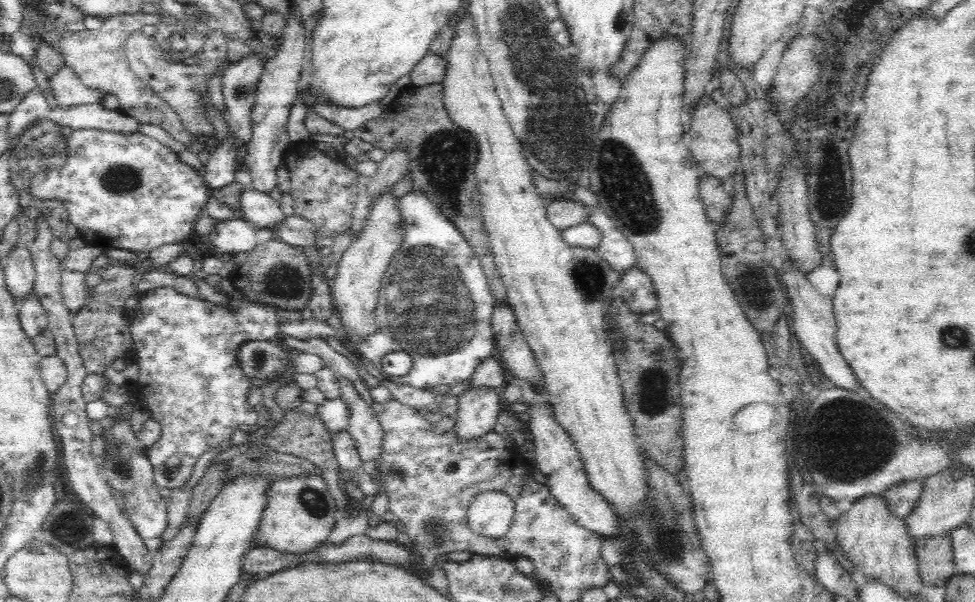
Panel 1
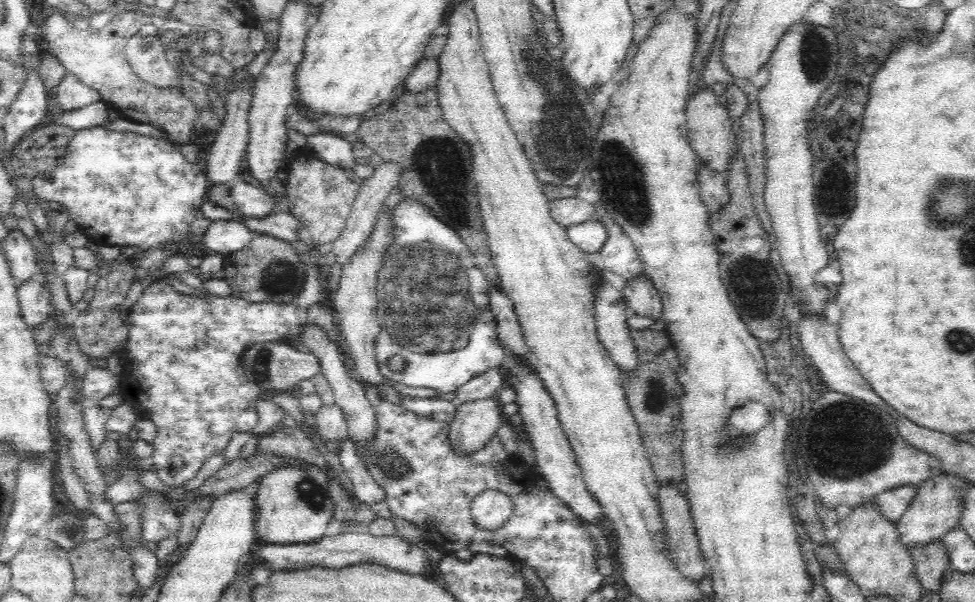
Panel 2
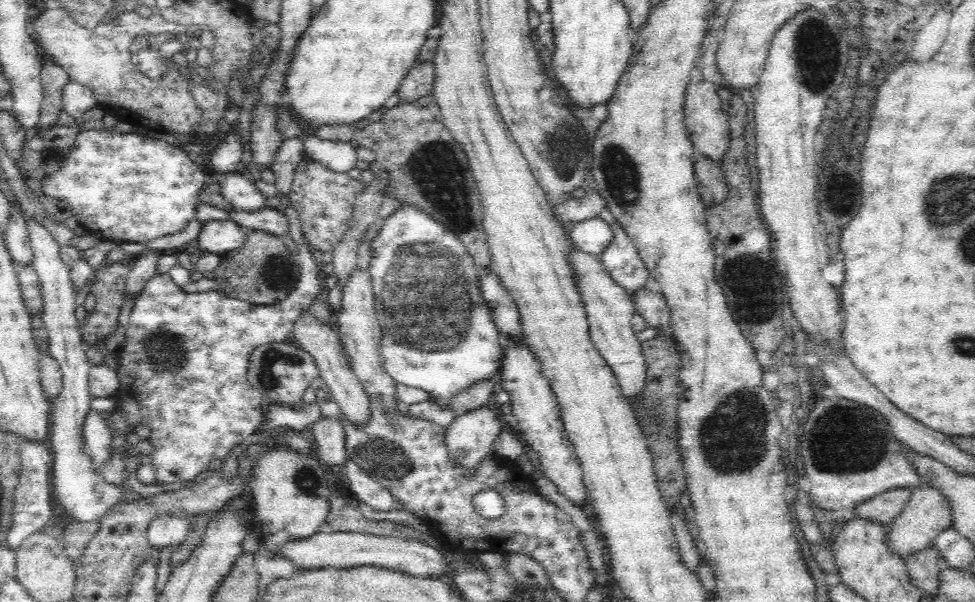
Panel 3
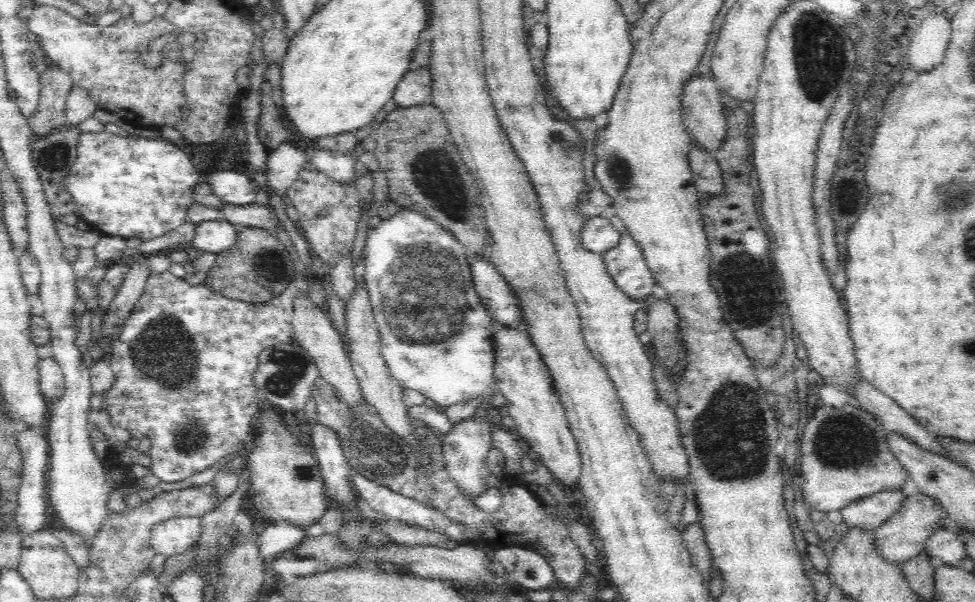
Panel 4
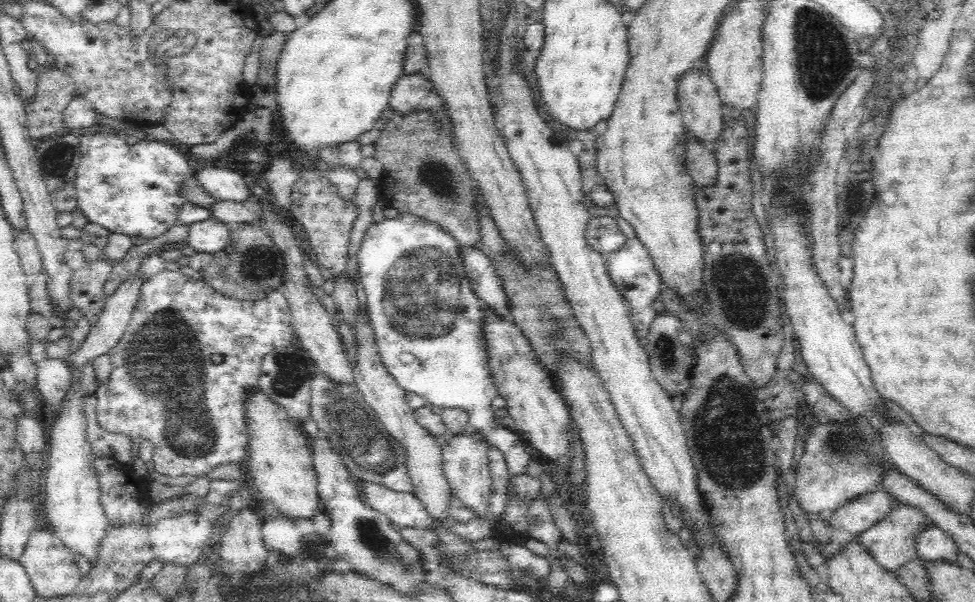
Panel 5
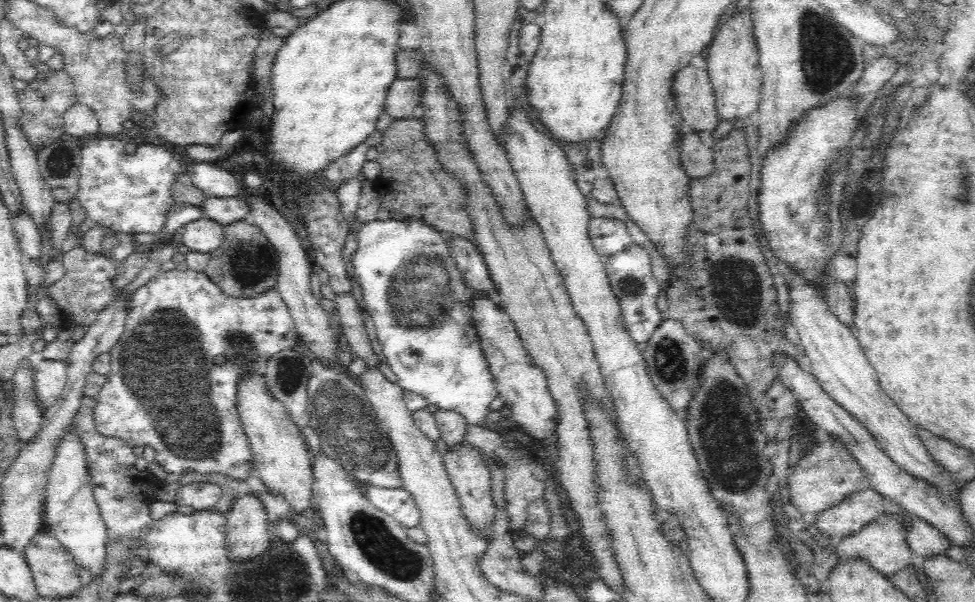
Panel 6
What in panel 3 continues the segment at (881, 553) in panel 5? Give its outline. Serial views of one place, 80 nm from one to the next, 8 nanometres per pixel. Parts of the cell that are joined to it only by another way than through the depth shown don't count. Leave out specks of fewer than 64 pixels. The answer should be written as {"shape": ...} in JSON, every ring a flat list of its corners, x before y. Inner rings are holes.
{"shape":[[918,486,911,489,911,494,900,514,890,524,884,525,886,545,894,555,900,555,900,558,905,559,912,553,928,549,932,540,950,527,950,520,952,520,952,511,950,505,946,503,946,497,934,487]]}

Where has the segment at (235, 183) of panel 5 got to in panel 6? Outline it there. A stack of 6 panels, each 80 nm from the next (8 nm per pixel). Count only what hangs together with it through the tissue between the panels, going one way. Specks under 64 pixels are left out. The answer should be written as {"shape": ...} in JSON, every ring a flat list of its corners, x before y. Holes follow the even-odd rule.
{"shape":[[193,162,186,167,186,175,204,195,218,198,240,197,243,184,230,171,208,162]]}

